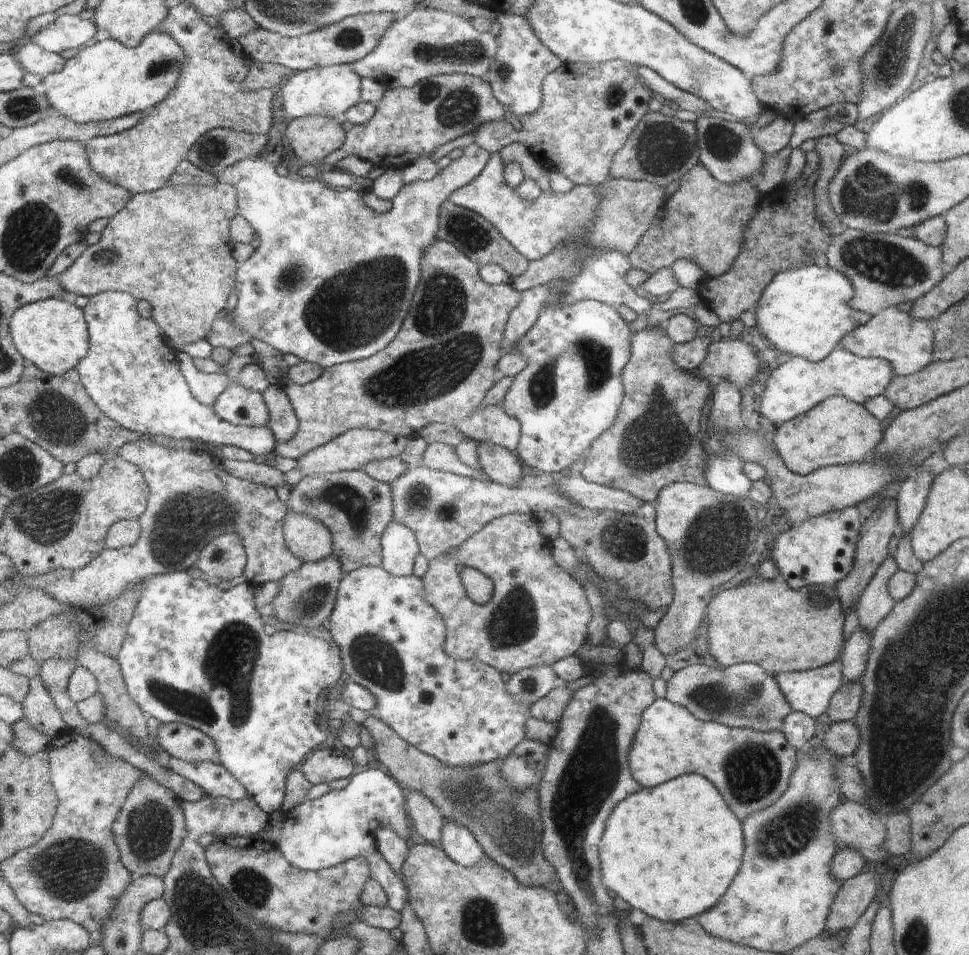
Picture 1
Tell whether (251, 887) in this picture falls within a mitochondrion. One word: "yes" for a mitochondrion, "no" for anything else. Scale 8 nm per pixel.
yes

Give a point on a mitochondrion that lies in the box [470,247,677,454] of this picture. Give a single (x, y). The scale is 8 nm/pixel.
(594, 354)

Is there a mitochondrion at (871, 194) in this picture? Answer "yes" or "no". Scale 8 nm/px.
yes

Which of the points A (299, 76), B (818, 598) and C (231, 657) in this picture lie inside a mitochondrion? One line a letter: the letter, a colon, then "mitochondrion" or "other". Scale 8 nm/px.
A: other
B: mitochondrion
C: mitochondrion

